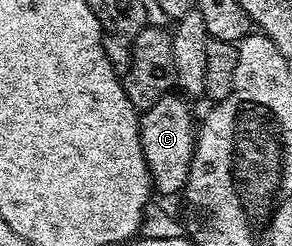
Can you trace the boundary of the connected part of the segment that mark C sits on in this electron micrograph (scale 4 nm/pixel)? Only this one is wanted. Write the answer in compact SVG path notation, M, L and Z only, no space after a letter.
M167 94L156 106L141 113L140 146L144 150L144 162L150 171L150 182L155 193L174 196L183 191L190 177L190 167L196 143L196 116L190 113L191 101L181 94Z

